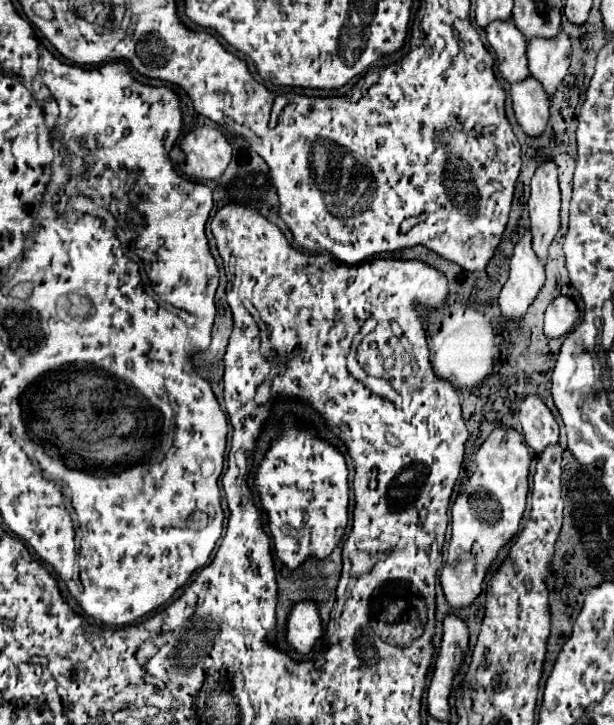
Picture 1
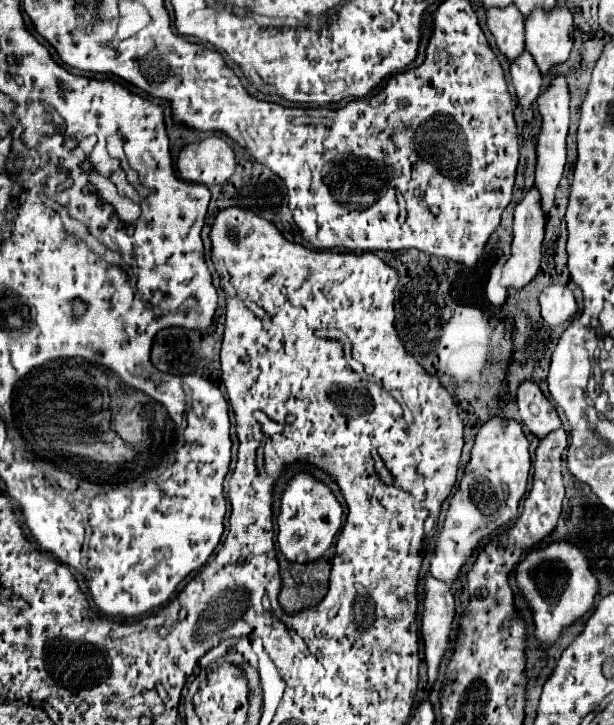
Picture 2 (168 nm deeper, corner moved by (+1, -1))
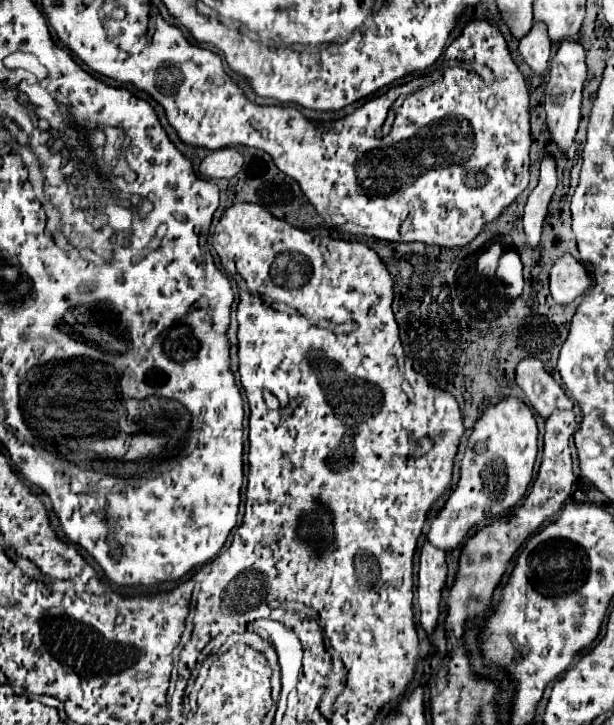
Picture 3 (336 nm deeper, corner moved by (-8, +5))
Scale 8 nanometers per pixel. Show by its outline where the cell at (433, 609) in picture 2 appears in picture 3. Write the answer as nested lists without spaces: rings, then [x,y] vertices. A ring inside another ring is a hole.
[[[426,540],[422,544],[422,550],[420,550],[418,582],[416,582],[420,622],[426,630],[426,634],[432,634],[434,626],[436,626],[446,574],[448,574],[448,568],[446,568],[446,560],[444,560],[444,550],[432,546]]]

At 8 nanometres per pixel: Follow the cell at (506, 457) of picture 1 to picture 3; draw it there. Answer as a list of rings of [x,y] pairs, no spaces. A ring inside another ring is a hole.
[[[502,398],[498,404],[488,406],[484,410],[484,414],[478,418],[478,422],[472,428],[472,434],[468,436],[468,444],[466,444],[466,452],[462,458],[462,466],[460,466],[460,480],[456,484],[456,488],[452,490],[450,498],[446,500],[444,508],[436,514],[436,518],[428,524],[428,532],[426,538],[442,548],[442,550],[452,550],[456,546],[460,546],[468,534],[468,530],[478,524],[484,522],[492,516],[502,514],[504,510],[516,506],[516,502],[520,498],[524,498],[528,484],[532,480],[532,468],[534,468],[534,460],[538,453],[538,427],[534,414],[530,410],[530,406],[520,400],[520,398]]]

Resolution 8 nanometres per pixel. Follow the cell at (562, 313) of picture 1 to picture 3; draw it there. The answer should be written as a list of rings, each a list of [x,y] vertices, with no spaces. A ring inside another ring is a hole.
[[[572,254],[556,258],[550,268],[550,294],[558,304],[570,304],[574,298],[582,296],[590,286],[590,274],[586,266]]]

